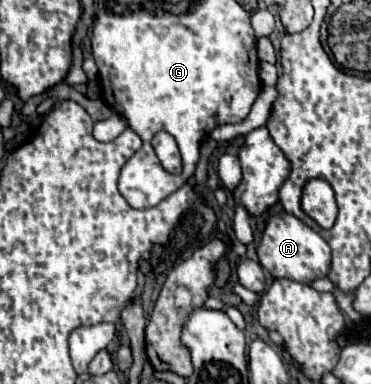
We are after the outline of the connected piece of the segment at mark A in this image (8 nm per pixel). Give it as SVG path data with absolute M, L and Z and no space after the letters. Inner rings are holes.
M279 213L267 221L257 255L263 269L267 269L275 279L287 277L287 279L311 285L315 279L327 277L331 269L331 249L327 241L289 213Z

